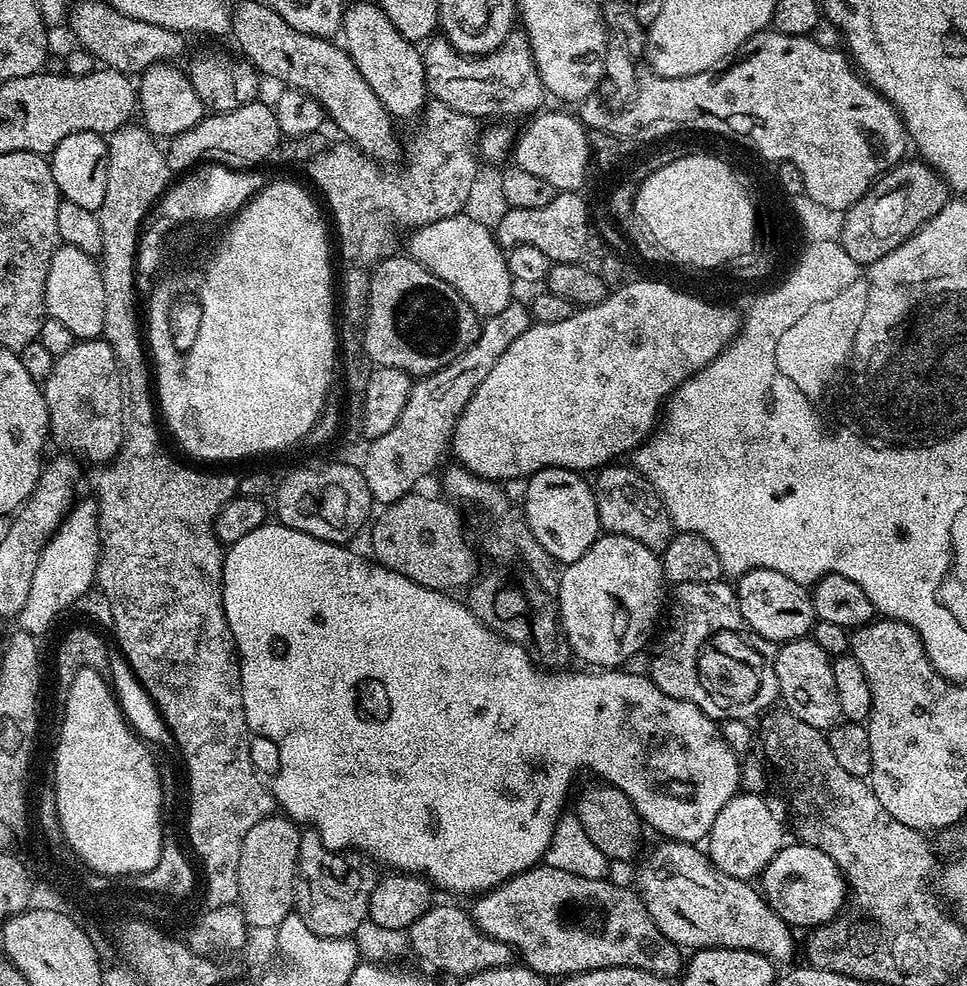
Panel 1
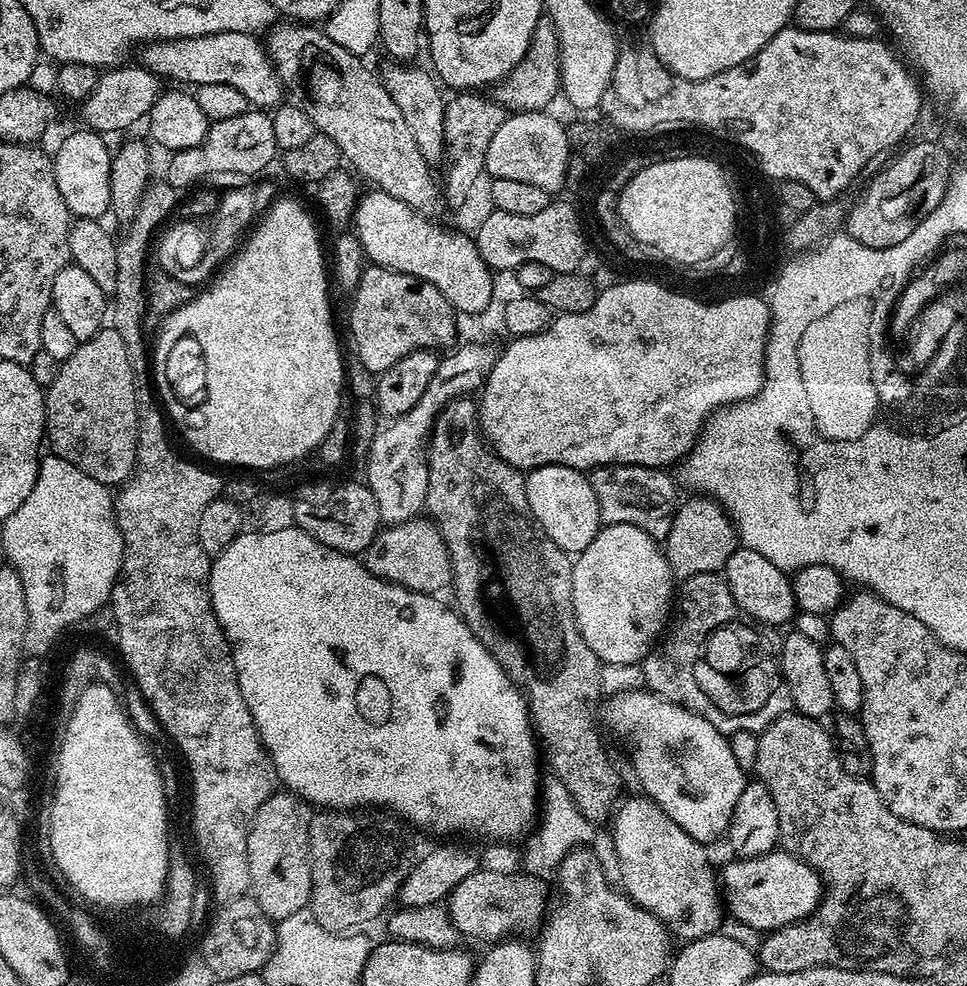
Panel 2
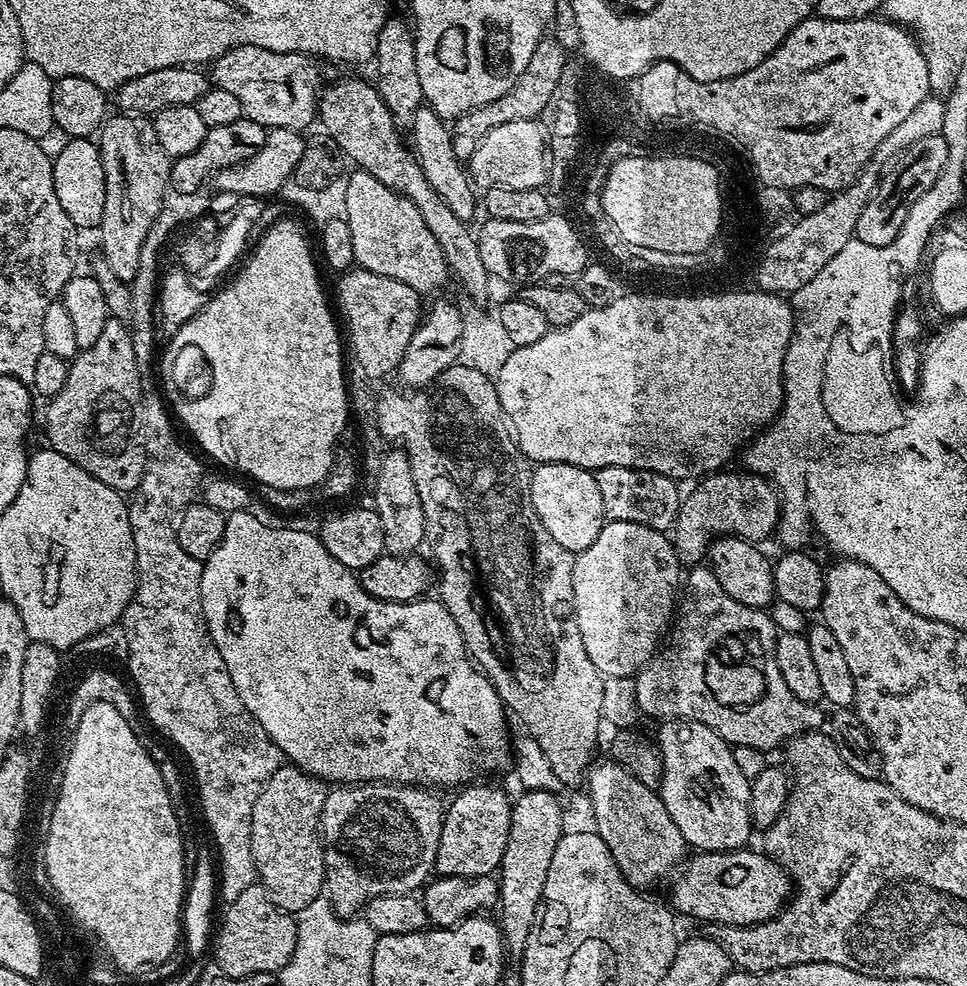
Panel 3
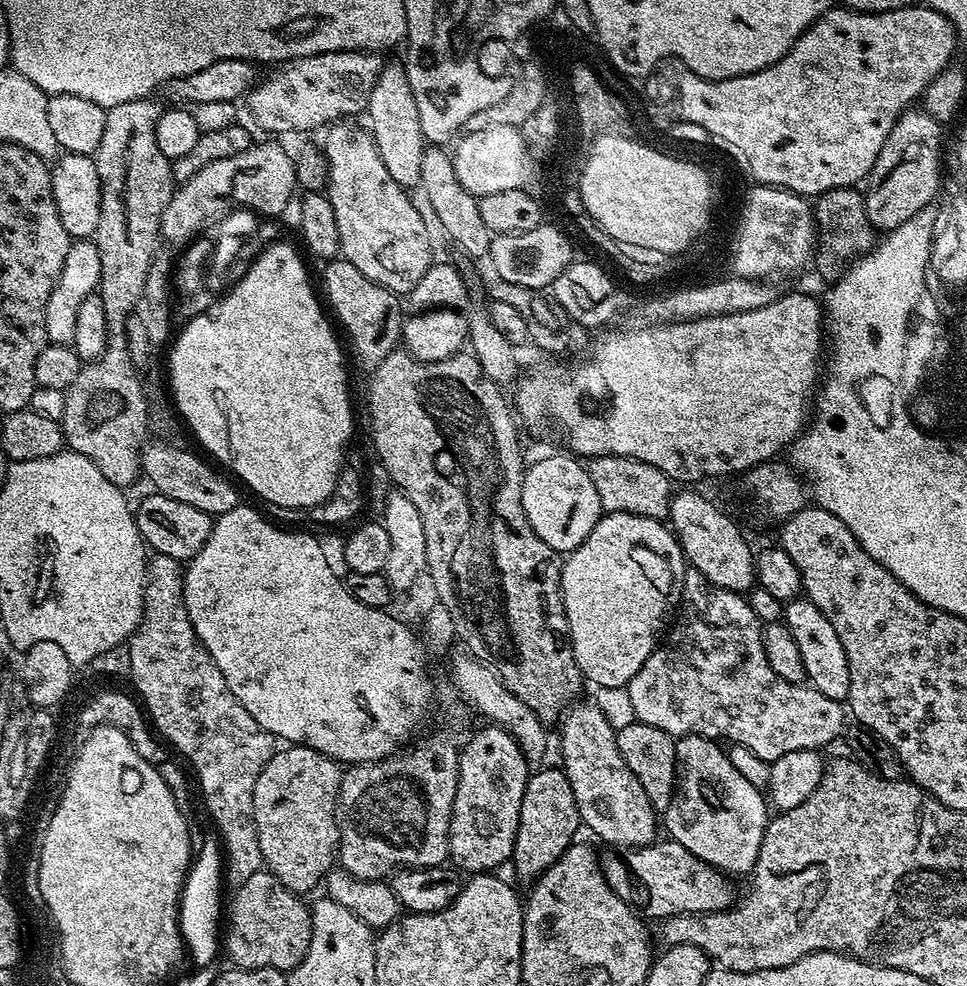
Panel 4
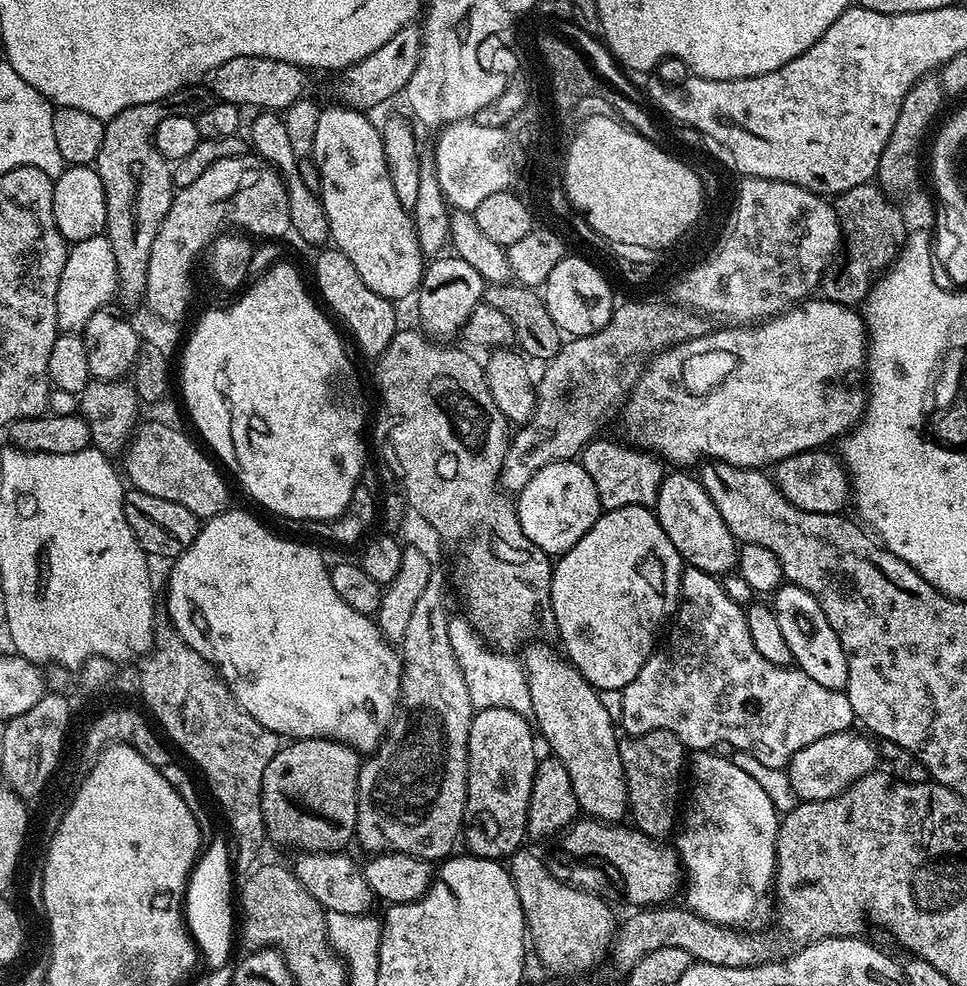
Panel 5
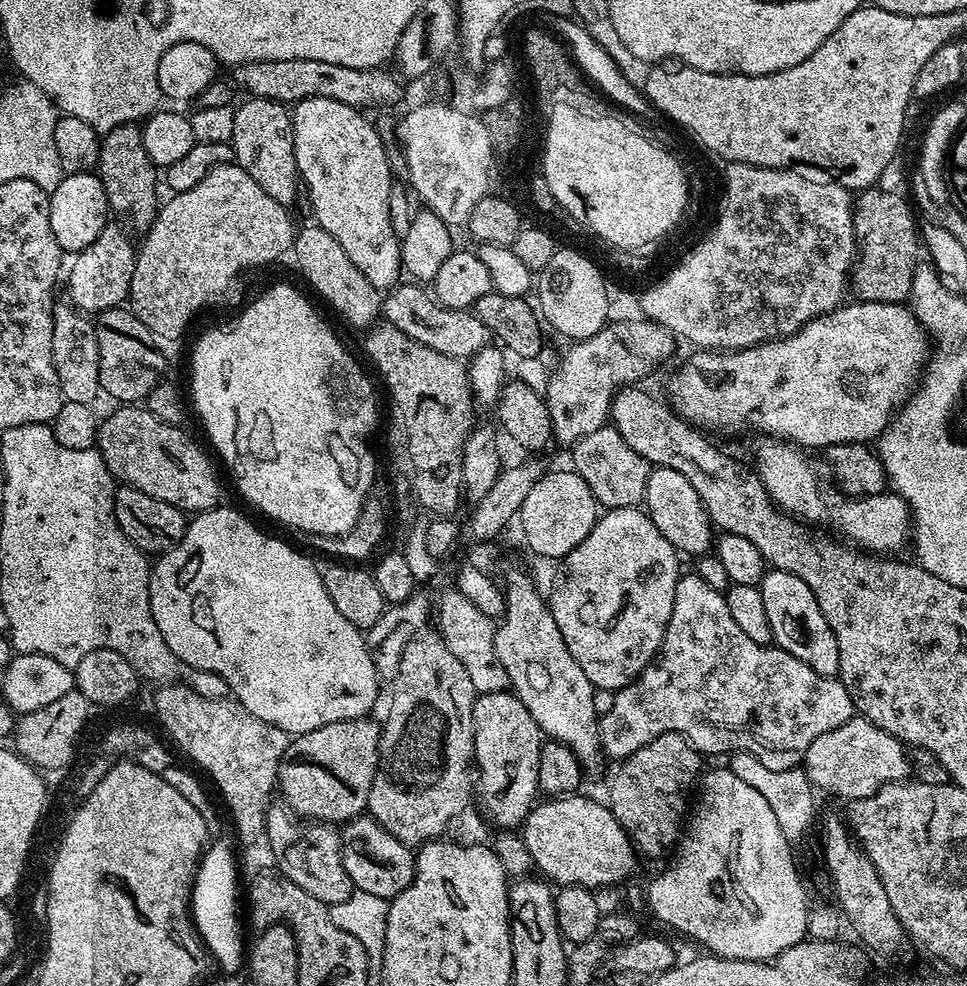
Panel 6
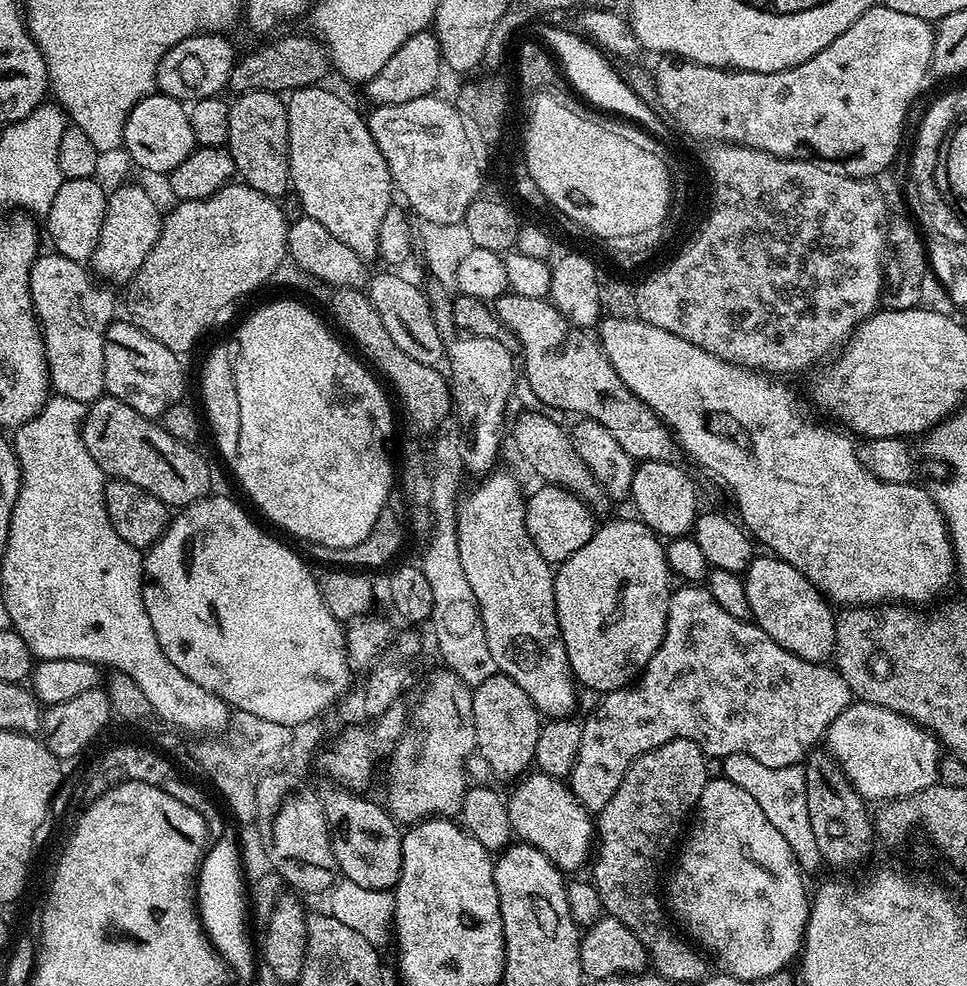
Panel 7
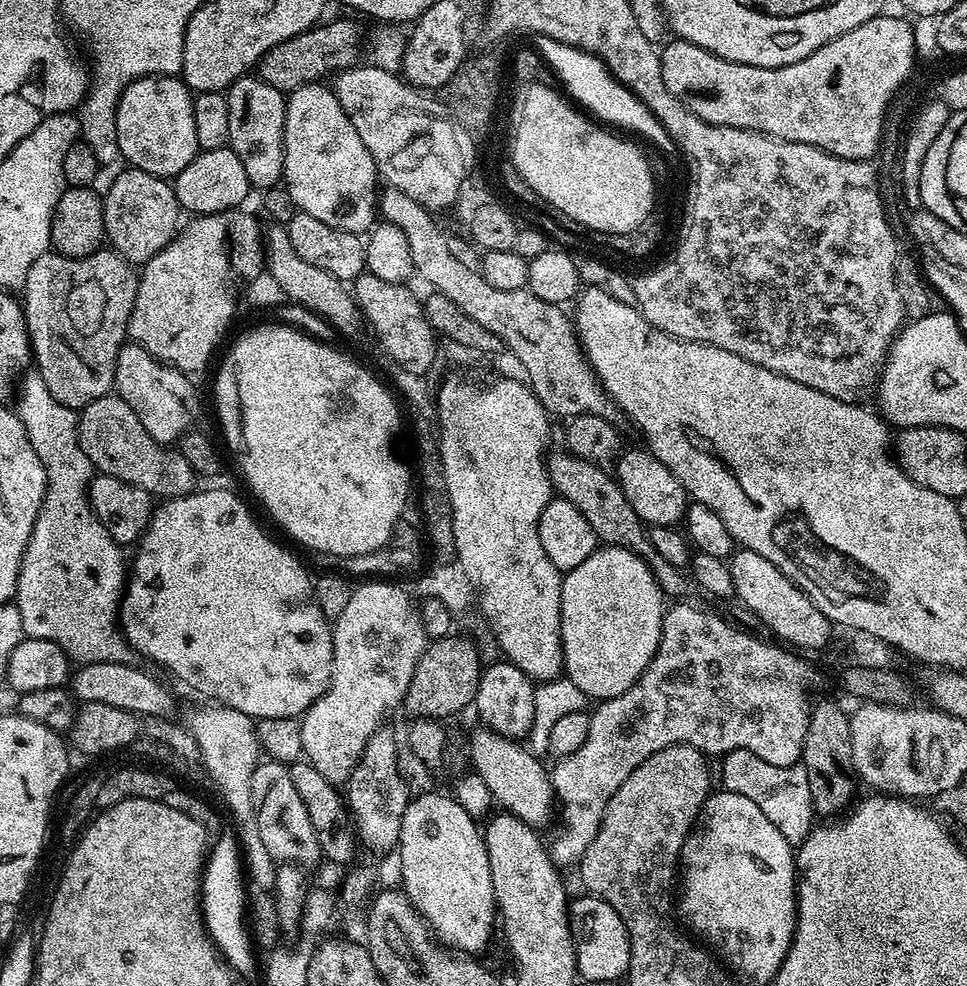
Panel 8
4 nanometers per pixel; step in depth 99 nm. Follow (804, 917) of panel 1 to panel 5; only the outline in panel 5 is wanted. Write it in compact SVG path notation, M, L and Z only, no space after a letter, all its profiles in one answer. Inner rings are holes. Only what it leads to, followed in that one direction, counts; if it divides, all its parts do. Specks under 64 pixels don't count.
M591 818L577 819L576 823L564 829L551 841L552 849L549 850L548 856L546 855L550 874L563 884L572 884L575 888L594 892L603 898L610 897L613 884L620 891L621 898L626 903L632 904L628 906L636 910L667 905L671 901L668 899L675 894L676 887L678 892L682 884L682 865L675 847L663 839L638 831L634 826L623 828L624 826L620 822L605 822Z

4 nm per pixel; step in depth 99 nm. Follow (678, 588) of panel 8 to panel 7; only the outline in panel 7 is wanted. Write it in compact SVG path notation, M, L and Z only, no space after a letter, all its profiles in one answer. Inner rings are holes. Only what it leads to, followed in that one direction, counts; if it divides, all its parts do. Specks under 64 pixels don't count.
M540 412L522 413L512 428L512 440L516 443L521 458L541 476L544 484L553 484L570 490L570 494L574 494L582 503L588 505L593 513L610 511L614 508L614 502L604 493L602 486L598 486L598 478L594 478L594 474L586 470L586 462L578 458L571 435L558 421L551 420L550 417L543 416L548 414Z

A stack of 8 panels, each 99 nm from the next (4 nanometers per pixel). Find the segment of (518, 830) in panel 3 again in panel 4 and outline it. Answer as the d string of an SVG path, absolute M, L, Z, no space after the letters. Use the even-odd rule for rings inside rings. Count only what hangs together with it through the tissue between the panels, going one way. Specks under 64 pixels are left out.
M537 767L529 775L522 794L522 814L518 814L518 834L510 864L527 882L535 881L547 868L554 866L577 839L576 831L582 828L574 790L570 790L570 778L566 778L563 767L552 767Z

